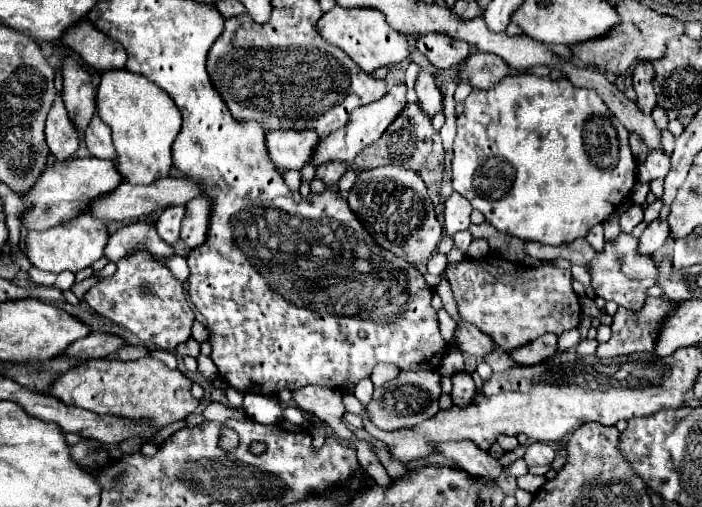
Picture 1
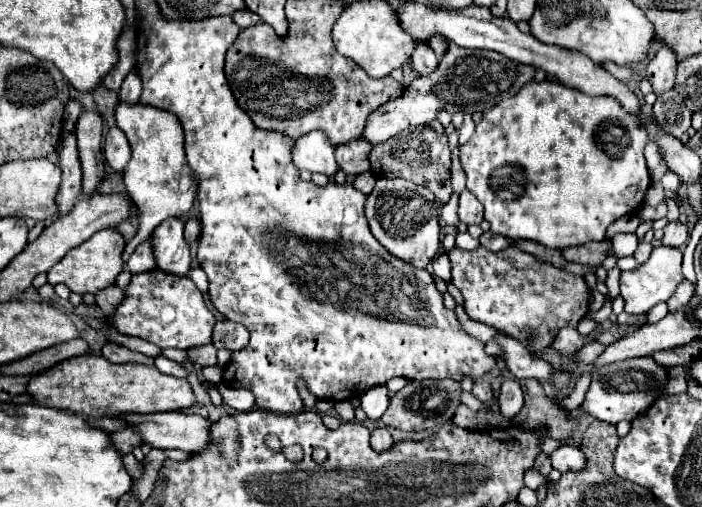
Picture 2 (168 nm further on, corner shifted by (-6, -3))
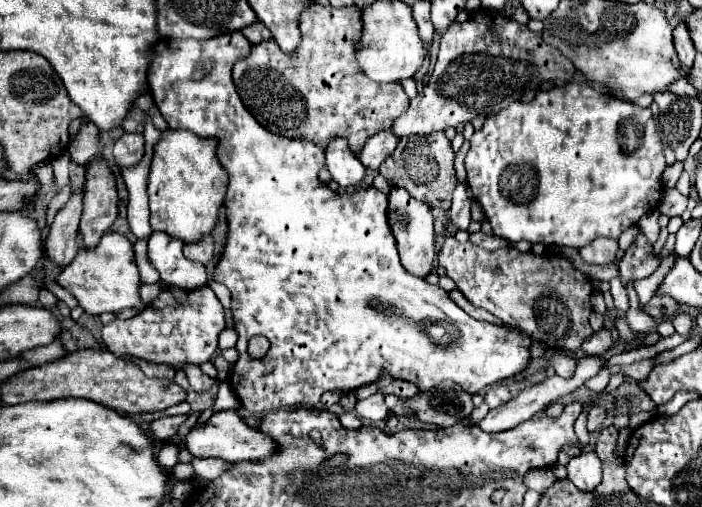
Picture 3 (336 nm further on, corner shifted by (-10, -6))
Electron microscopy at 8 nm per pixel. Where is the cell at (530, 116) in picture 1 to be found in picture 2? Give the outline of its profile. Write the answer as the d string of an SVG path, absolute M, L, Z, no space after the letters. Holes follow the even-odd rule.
M530 81L526 83L514 97L504 99L496 107L484 111L484 119L476 125L474 137L460 147L460 163L466 173L466 189L478 197L478 201L484 205L484 219L490 223L490 229L498 235L512 237L512 239L530 239L538 241L552 249L566 249L584 245L590 241L602 241L606 237L606 229L618 221L624 215L636 213L638 207L644 203L644 195L650 187L650 175L644 159L644 147L648 143L646 131L642 131L642 125L638 117L626 113L626 109L614 101L612 97L590 97L578 89L566 87L562 83L550 83L550 81Z

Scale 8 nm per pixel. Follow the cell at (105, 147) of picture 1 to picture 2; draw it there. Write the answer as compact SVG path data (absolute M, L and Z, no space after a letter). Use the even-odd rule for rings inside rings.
M118 127L110 129L104 139L104 157L106 163L118 173L124 171L126 163L130 161L130 145L126 143L126 135Z

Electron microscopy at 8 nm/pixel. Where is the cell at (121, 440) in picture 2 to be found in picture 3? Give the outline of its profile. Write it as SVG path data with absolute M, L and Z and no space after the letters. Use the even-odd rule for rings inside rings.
M184 414L184 416L174 416L174 418L160 418L160 420L156 420L156 422L150 424L150 430L148 430L148 432L152 434L154 440L172 438L172 436L176 436L178 426L180 426L186 418L188 418L186 414Z

